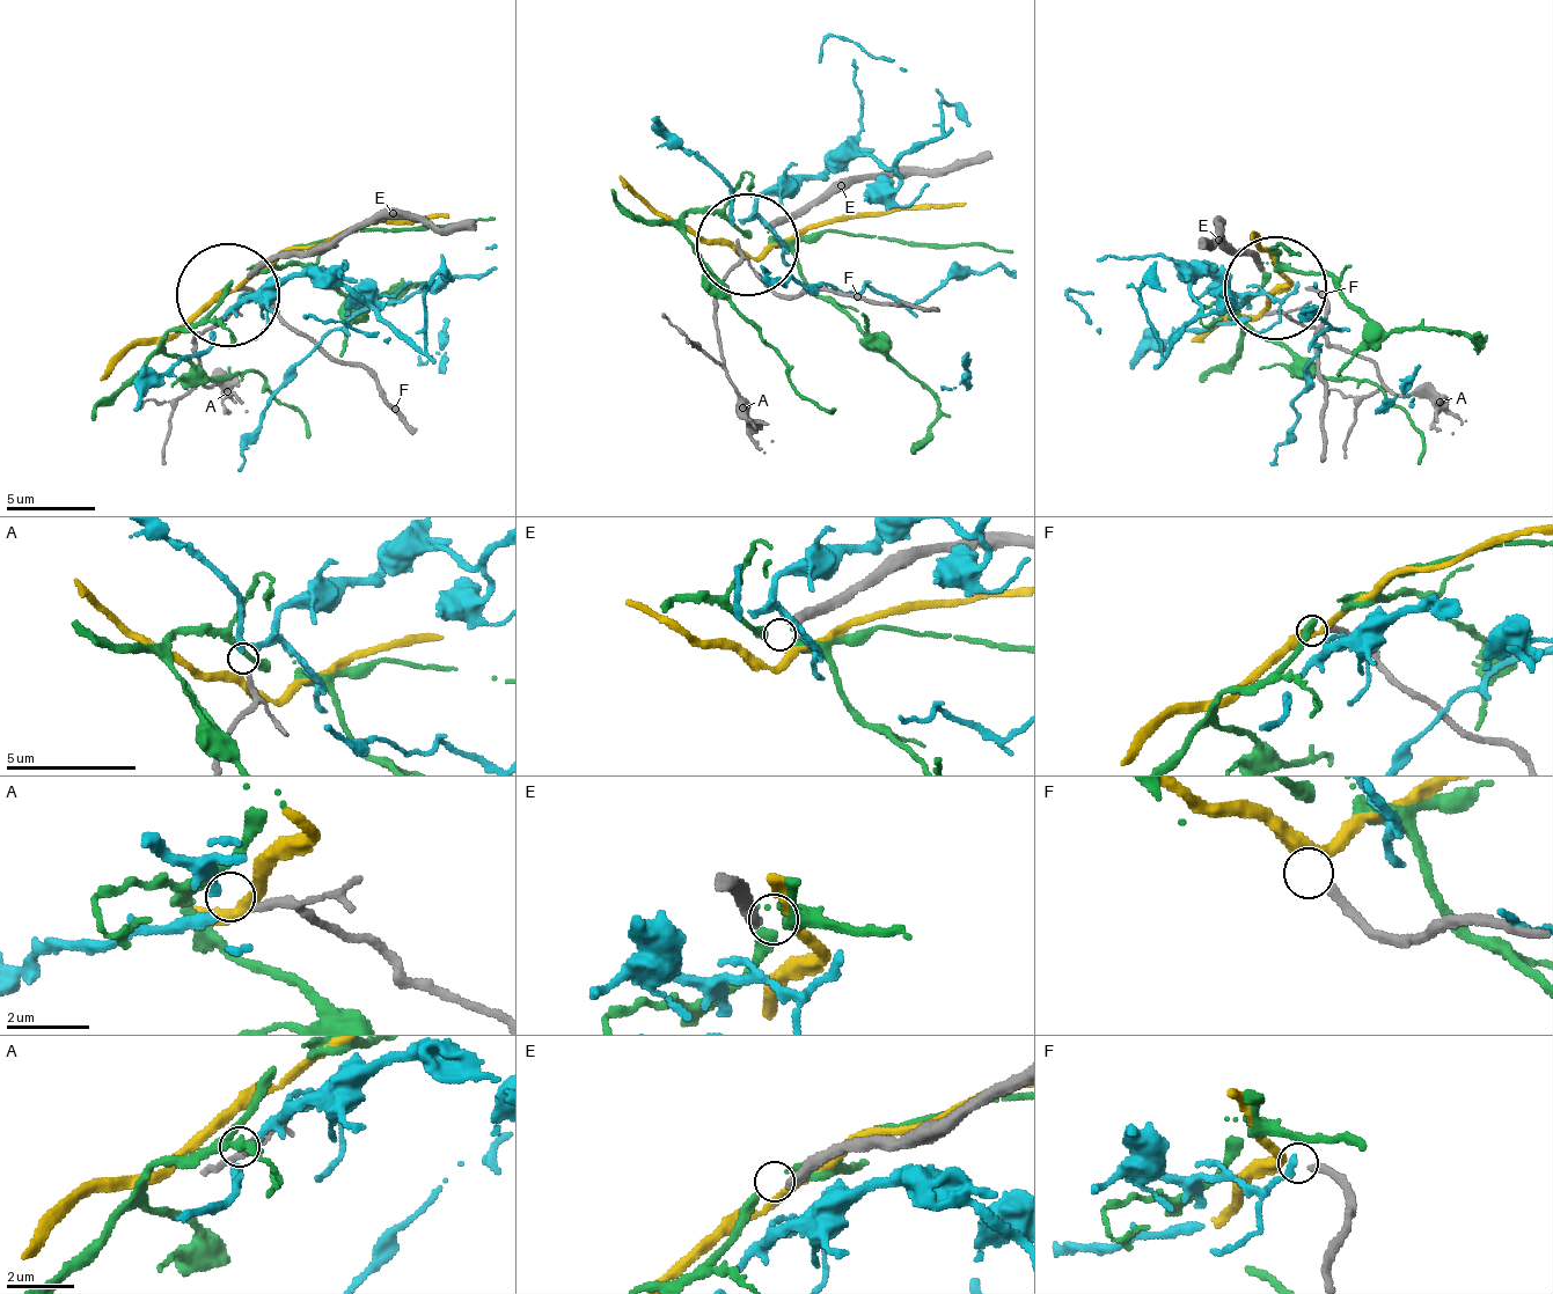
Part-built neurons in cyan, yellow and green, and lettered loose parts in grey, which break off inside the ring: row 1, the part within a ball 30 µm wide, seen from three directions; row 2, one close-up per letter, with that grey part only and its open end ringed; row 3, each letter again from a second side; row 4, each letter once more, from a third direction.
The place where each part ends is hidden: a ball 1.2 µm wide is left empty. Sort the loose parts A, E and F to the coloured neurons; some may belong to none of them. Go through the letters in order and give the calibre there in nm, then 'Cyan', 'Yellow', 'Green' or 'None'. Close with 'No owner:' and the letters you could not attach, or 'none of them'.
A: Thickness 200 nm. Cyan
E: Thickness 340 nm. None
F: Thickness 240 nm. Yellow
No owner: E

